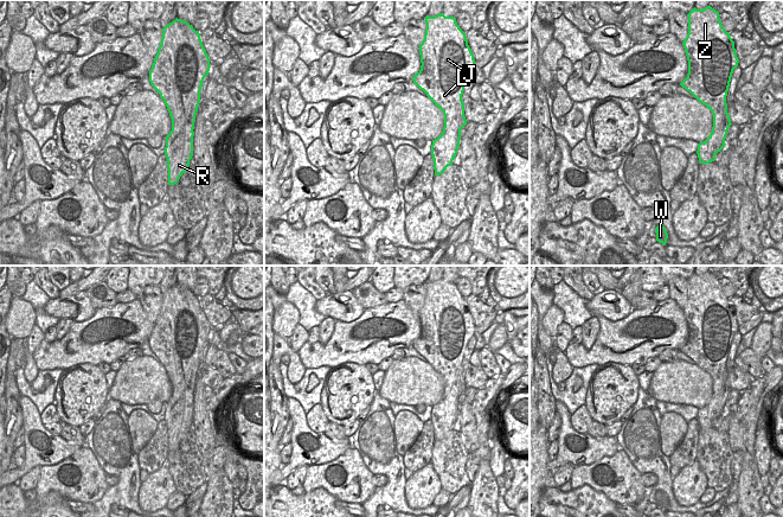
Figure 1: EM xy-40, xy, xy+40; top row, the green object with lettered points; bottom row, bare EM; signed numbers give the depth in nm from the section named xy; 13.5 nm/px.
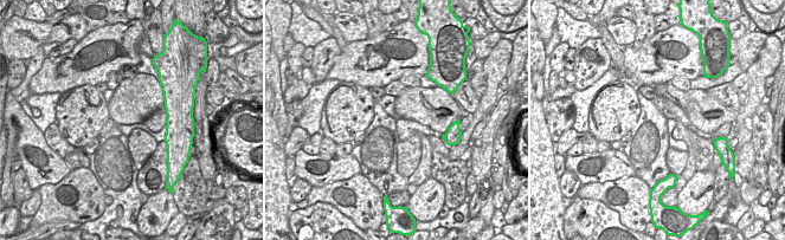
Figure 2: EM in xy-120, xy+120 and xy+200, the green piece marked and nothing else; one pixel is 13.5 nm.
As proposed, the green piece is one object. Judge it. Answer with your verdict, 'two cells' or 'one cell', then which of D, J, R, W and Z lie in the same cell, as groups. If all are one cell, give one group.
two cells | D J R Z / W

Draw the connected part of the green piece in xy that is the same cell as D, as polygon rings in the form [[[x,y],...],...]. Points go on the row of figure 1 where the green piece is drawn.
[[[441,13],[424,19],[426,28],[419,45],[422,65],[412,81],[444,115],[443,132],[431,145],[435,175],[439,175],[457,154],[458,126],[464,111],[462,95],[468,76],[475,70],[475,59],[455,17]]]

